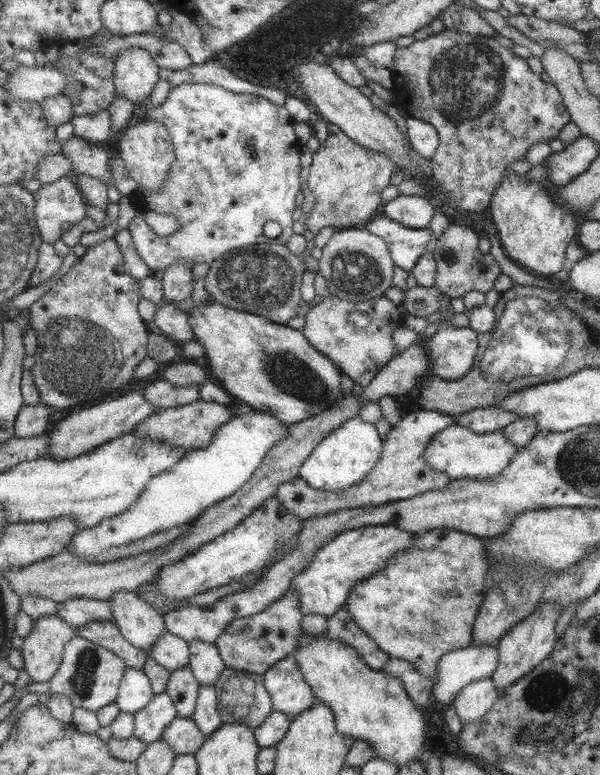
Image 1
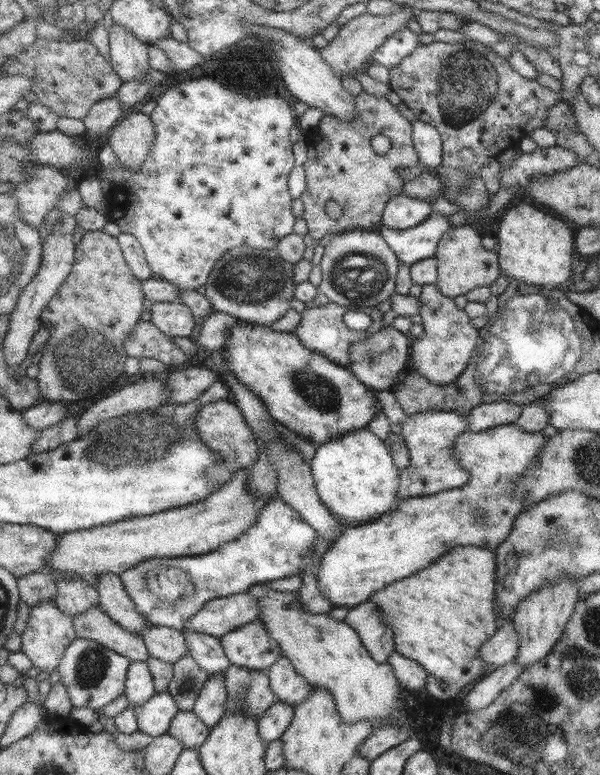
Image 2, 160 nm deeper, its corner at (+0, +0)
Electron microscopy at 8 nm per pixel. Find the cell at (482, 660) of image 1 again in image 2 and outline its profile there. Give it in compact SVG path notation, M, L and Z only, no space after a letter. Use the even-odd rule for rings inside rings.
M511 617L504 620L496 633L480 648L480 659L490 670L510 663L517 654L519 637Z

